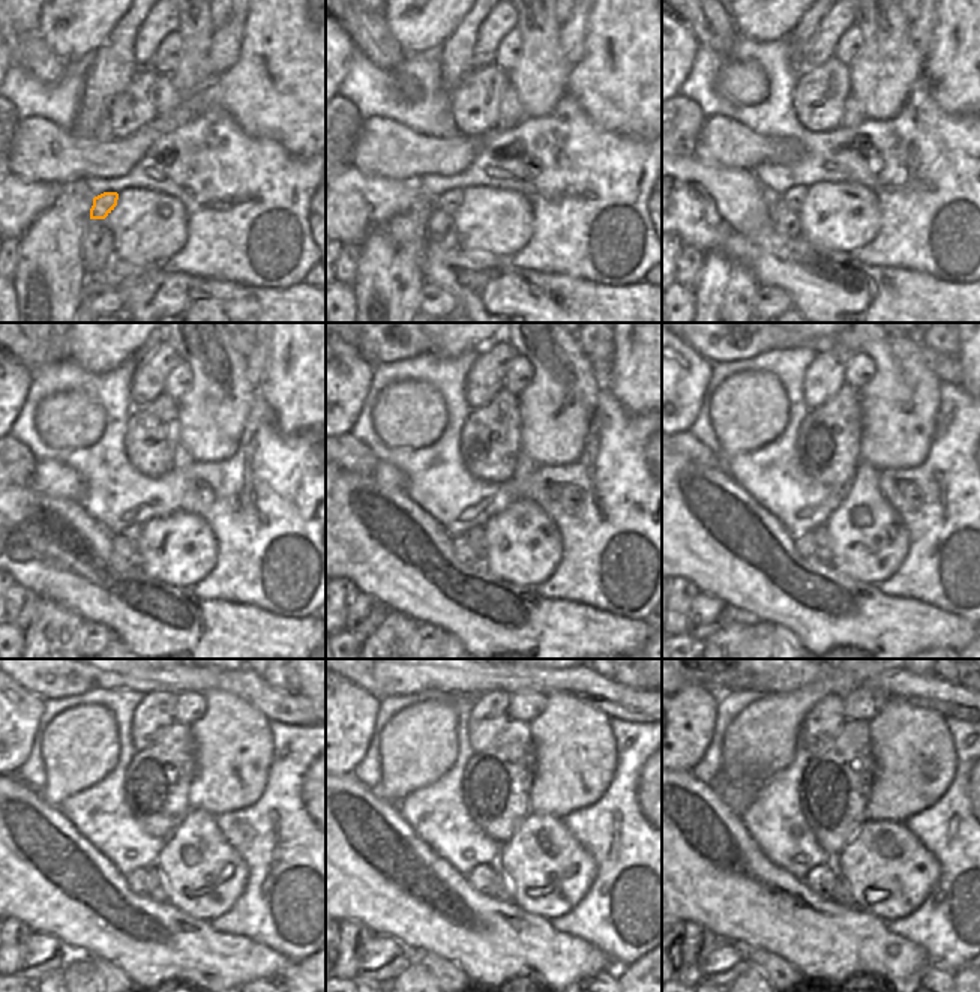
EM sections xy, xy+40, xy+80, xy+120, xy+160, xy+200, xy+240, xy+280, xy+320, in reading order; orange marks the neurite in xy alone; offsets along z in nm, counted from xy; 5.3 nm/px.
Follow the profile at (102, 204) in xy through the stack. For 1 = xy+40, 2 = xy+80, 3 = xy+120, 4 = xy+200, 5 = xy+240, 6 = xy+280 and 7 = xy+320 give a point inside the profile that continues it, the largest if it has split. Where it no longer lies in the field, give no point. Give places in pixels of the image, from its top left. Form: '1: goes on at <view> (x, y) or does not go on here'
1: goes on at xy+40 (447, 201)
2: goes on at xy+80 (793, 198)
3: goes on at xy+120 (132, 533)
4: goes on at xy+200 (821, 541)
5: goes on at xy+240 (156, 883)
6: goes on at xy+280 (505, 889)
7: goes on at xy+320 (841, 895)

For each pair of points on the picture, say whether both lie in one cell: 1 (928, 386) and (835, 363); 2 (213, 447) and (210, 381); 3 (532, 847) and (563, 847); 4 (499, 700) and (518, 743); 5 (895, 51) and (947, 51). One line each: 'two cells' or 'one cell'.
1: two cells
2: one cell
3: one cell
4: two cells
5: two cells

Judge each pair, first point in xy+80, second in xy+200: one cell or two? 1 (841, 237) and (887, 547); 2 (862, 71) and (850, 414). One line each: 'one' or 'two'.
1: one
2: two

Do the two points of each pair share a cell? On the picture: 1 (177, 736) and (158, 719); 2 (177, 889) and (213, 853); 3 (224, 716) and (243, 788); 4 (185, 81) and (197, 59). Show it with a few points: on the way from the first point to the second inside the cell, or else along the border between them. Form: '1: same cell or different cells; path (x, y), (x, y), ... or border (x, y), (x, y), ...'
1: different cells; border (174, 721), (144, 749), (140, 749)
2: same cell; path (186, 880), (204, 862)
3: same cell; path (231, 734), (233, 770)
4: same cell; path (191, 75), (194, 65)

